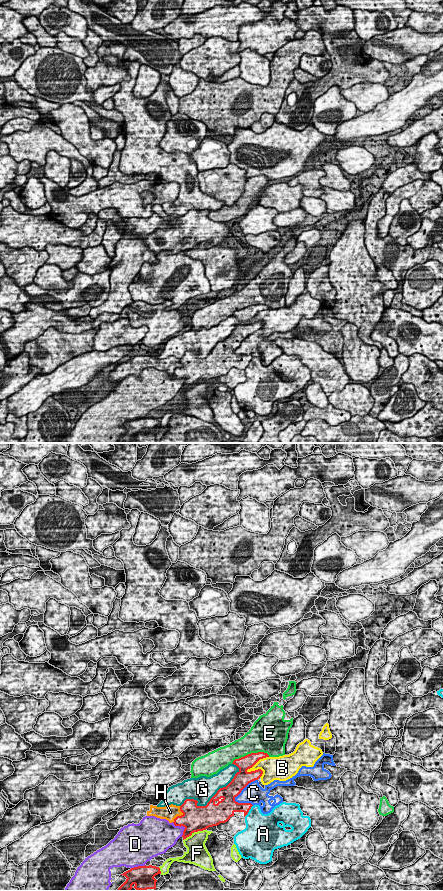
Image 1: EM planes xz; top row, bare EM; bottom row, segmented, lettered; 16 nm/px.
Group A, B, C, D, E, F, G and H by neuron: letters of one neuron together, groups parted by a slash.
A / B / C / D / E H / F / G

